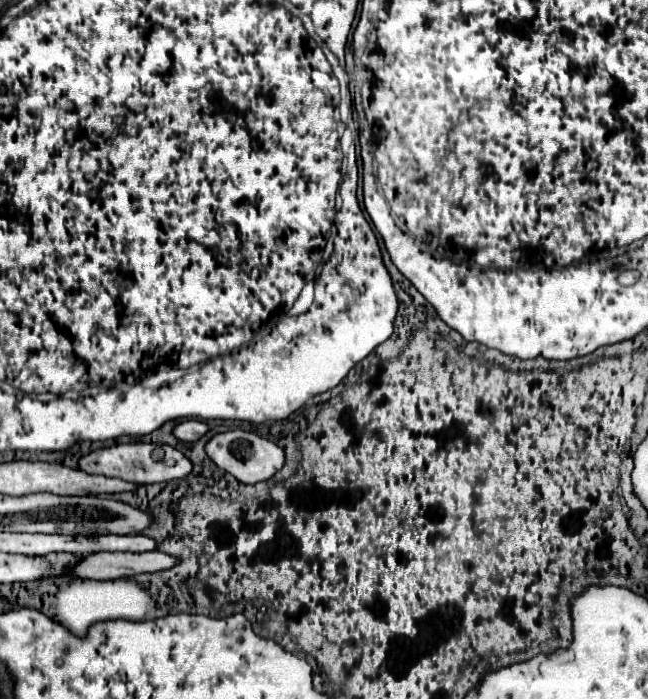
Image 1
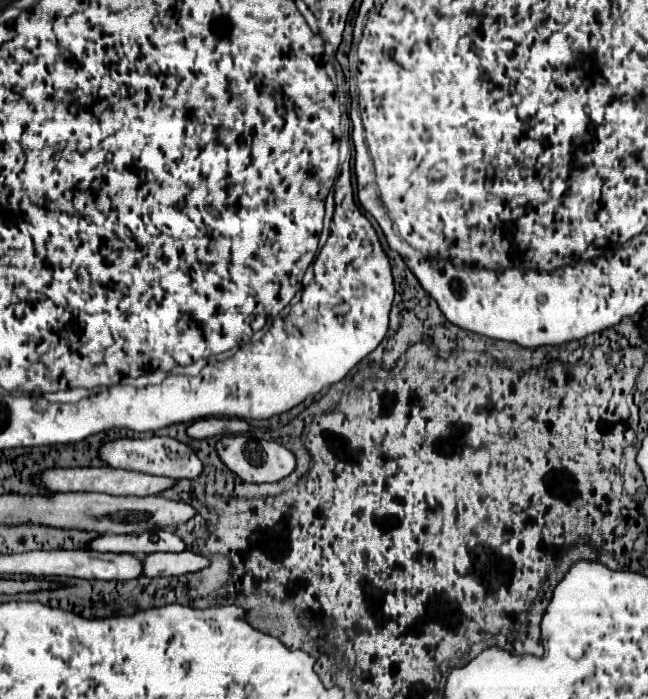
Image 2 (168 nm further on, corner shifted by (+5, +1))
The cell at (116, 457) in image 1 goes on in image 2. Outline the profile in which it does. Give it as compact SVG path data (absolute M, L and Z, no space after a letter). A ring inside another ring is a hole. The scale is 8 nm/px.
M152 436L152 438L118 438L112 442L106 442L100 448L100 458L112 466L112 468L126 468L126 470L138 470L144 474L156 474L156 476L166 476L166 478L186 478L194 480L202 474L204 464L196 456L196 452L188 446L182 444L170 436Z

